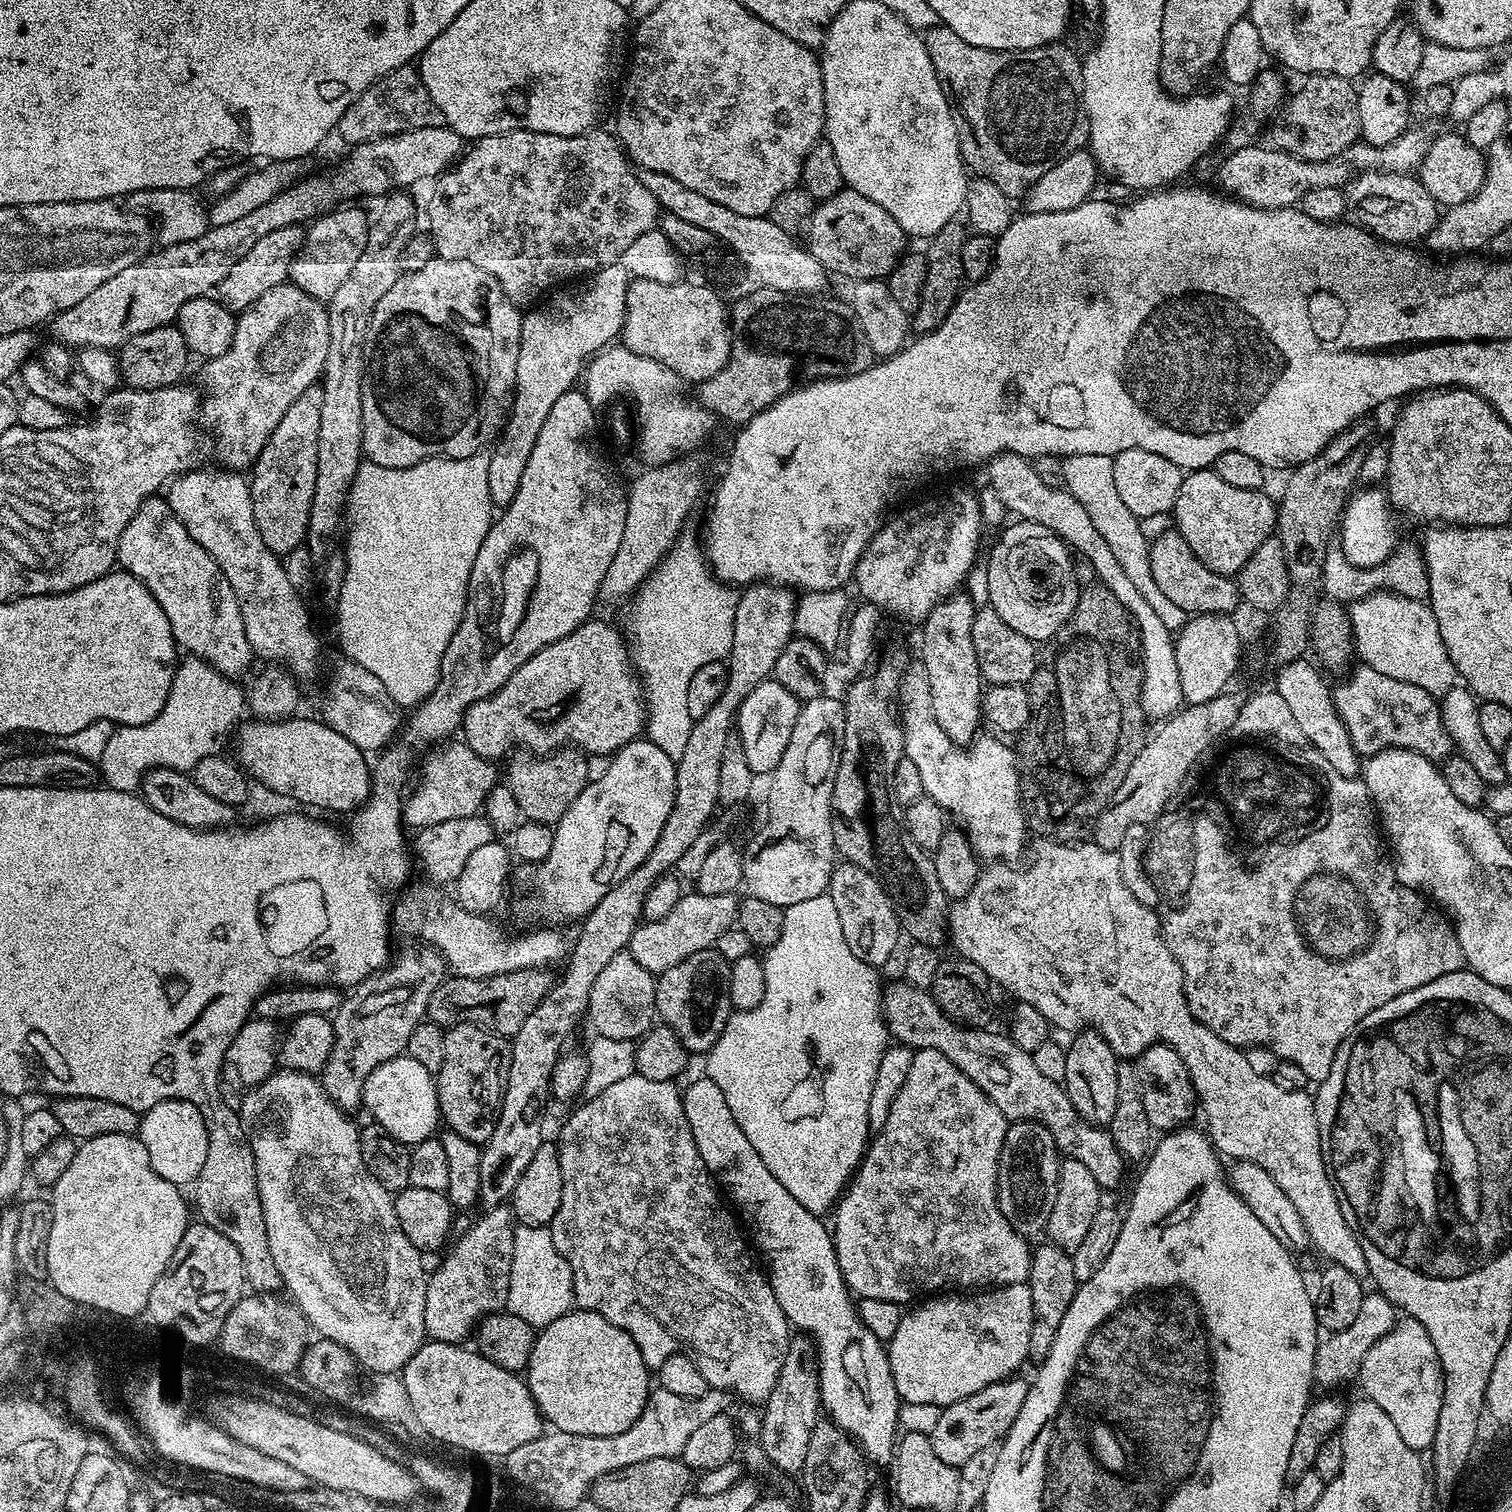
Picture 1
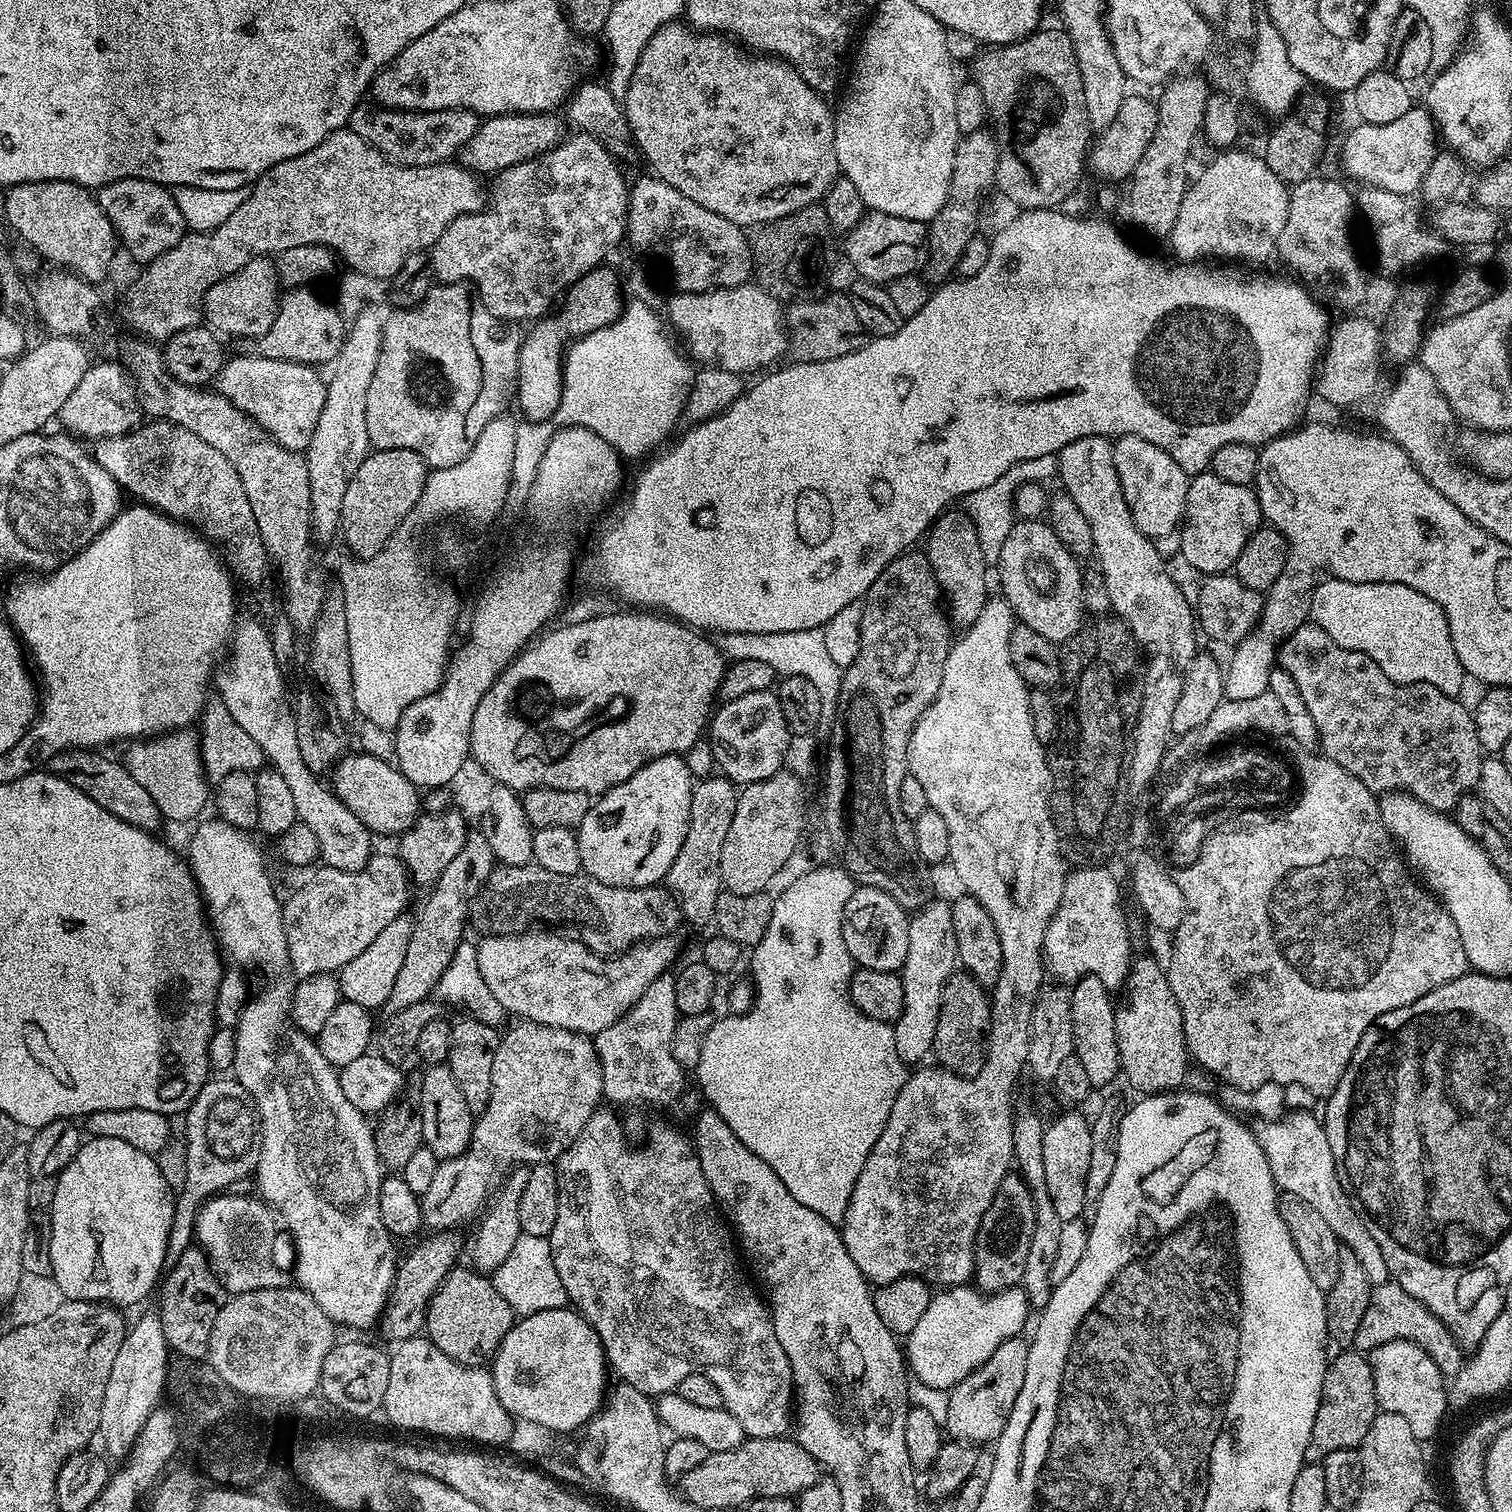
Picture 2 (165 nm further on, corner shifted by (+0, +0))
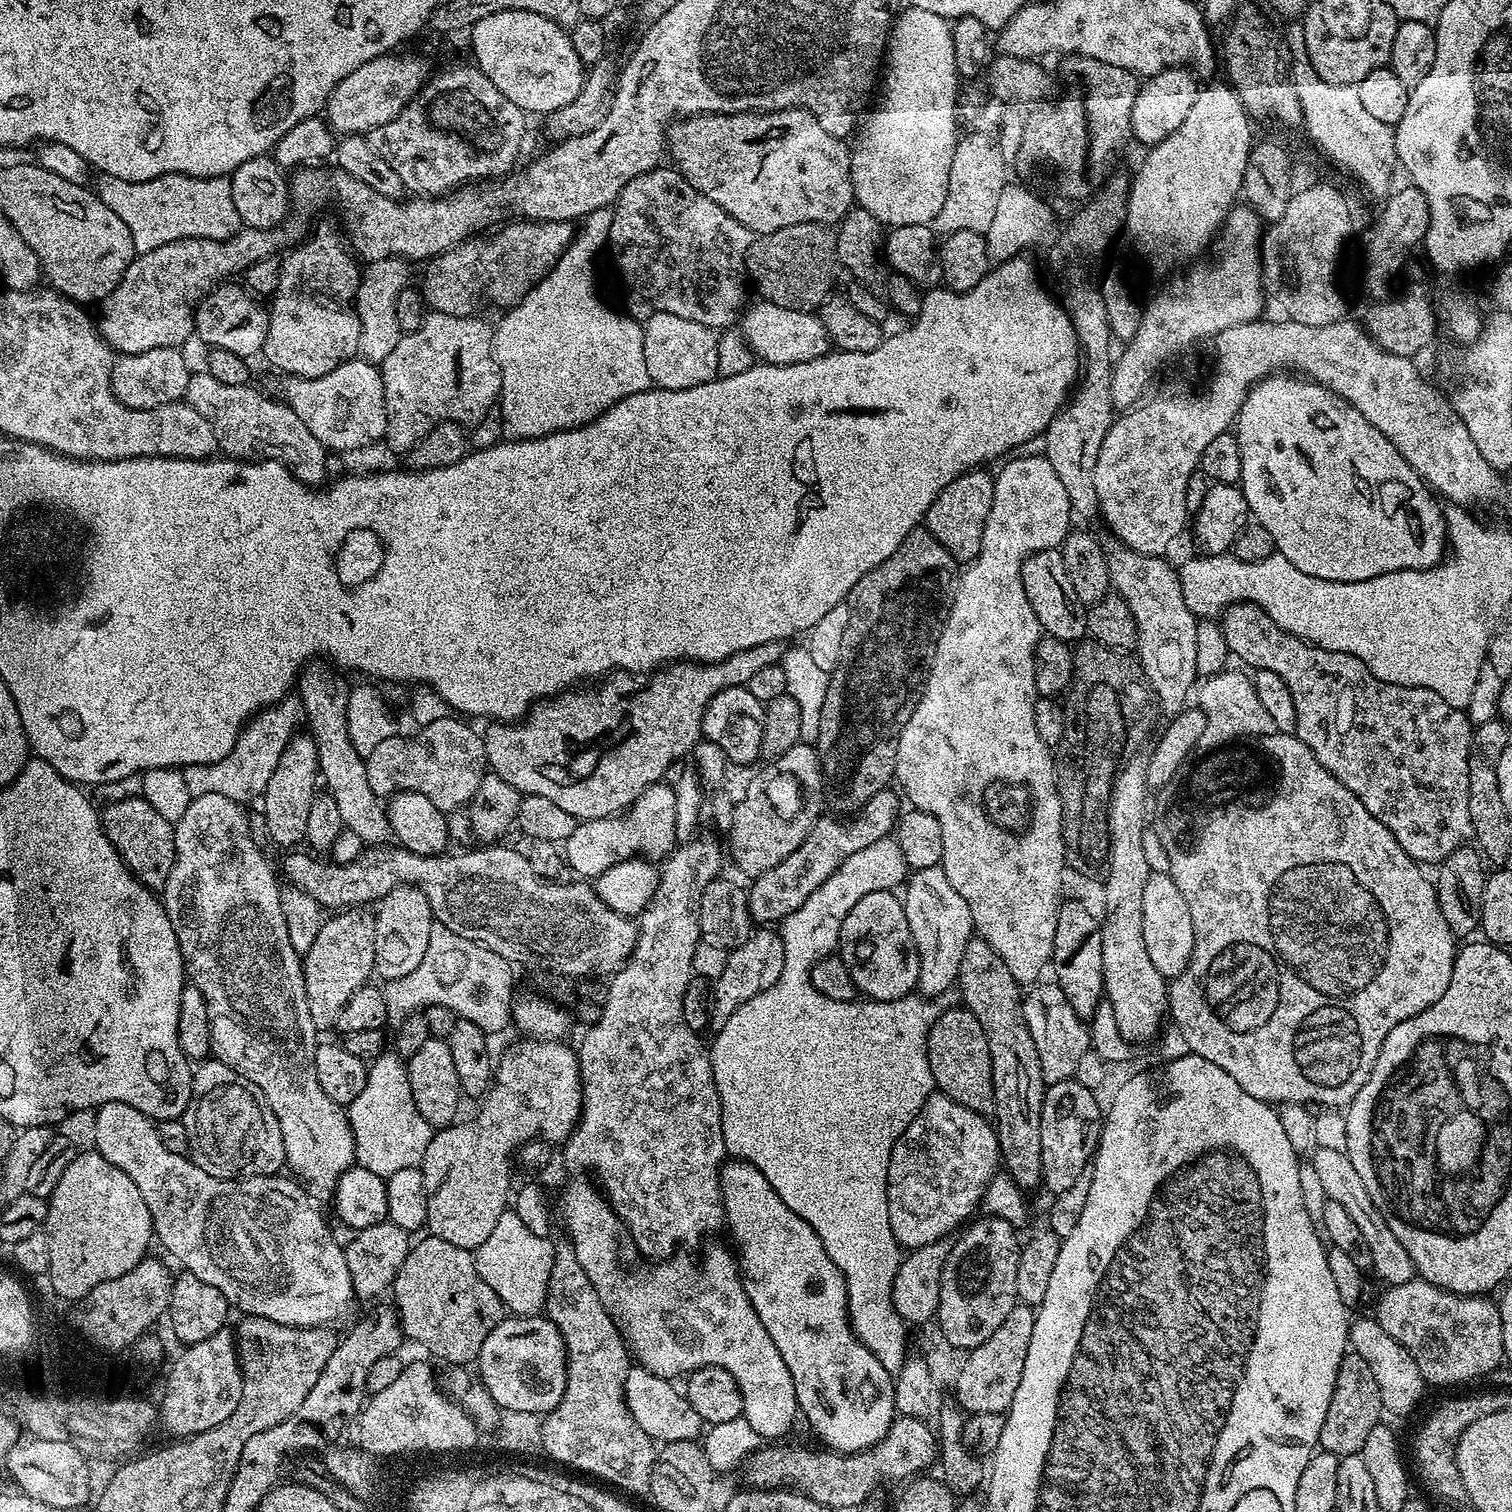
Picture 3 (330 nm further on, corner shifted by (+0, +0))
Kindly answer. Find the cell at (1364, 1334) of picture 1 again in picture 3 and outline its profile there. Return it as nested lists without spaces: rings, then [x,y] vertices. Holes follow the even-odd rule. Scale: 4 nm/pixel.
[[[1419,1278],[1390,1284],[1383,1290],[1374,1319],[1416,1359],[1425,1385],[1468,1384],[1505,1363],[1502,1318],[1495,1299],[1459,1296]]]

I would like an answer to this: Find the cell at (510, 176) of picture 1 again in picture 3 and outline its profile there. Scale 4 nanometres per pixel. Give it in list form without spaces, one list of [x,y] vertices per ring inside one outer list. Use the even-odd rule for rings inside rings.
[[[520,218],[516,222],[517,224],[505,223],[503,225],[505,228],[501,232],[494,233],[489,240],[468,238],[463,244],[455,244],[450,250],[427,261],[423,265],[424,284],[422,283],[425,305],[432,312],[454,314],[455,316],[476,316],[487,304],[492,308],[507,310],[522,302],[525,294],[552,270],[558,258],[567,250],[574,235],[574,228],[567,220]]]

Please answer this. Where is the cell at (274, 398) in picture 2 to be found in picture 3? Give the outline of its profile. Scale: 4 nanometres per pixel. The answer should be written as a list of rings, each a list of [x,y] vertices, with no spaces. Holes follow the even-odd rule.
[[[363,358],[347,360],[318,378],[290,376],[283,381],[286,403],[306,422],[306,430],[333,453],[349,454],[385,439],[388,430],[386,394],[379,367]]]

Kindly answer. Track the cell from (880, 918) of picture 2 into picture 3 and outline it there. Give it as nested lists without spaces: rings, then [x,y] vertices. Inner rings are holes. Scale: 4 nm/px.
[[[895,891],[866,894],[846,914],[840,931],[838,955],[843,960],[846,970],[850,970],[850,978],[854,978],[854,986],[861,997],[869,1001],[900,1000],[903,996],[911,996],[918,988],[918,950],[914,946],[914,934],[910,934],[910,922],[906,922],[904,901]]]

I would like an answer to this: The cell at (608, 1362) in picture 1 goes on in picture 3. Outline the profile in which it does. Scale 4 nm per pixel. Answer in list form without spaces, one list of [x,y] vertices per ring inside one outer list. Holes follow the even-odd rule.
[[[509,1315],[482,1342],[478,1380],[503,1411],[546,1414],[558,1406],[566,1386],[564,1339],[547,1315]]]

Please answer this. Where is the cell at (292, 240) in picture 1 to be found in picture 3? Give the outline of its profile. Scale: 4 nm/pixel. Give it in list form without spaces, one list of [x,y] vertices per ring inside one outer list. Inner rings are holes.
[[[224,282],[212,289],[196,309],[195,335],[200,336],[209,349],[221,348],[230,350],[230,354],[238,354],[245,358],[259,353],[266,342],[268,329],[267,307],[263,308],[261,301],[253,296],[247,288],[236,282]]]

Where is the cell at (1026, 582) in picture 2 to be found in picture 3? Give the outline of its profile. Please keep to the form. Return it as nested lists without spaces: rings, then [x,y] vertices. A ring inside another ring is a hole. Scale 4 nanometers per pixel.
[[[1047,548],[1041,552],[1035,552],[1024,560],[1022,586],[1026,590],[1026,598],[1030,598],[1030,606],[1034,606],[1034,614],[1038,618],[1041,629],[1047,635],[1069,642],[1079,641],[1085,635],[1088,627],[1086,605],[1078,600],[1066,576],[1063,558],[1060,557],[1057,549]]]

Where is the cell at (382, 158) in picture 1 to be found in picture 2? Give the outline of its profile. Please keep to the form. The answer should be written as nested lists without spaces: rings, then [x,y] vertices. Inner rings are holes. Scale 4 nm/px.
[[[508,112],[505,116],[489,116],[481,119],[474,138],[470,138],[466,146],[462,146],[458,162],[471,172],[488,178],[518,162],[526,162],[530,158],[546,154],[566,138],[565,121],[563,119],[560,121],[558,117],[559,115],[551,112]]]

